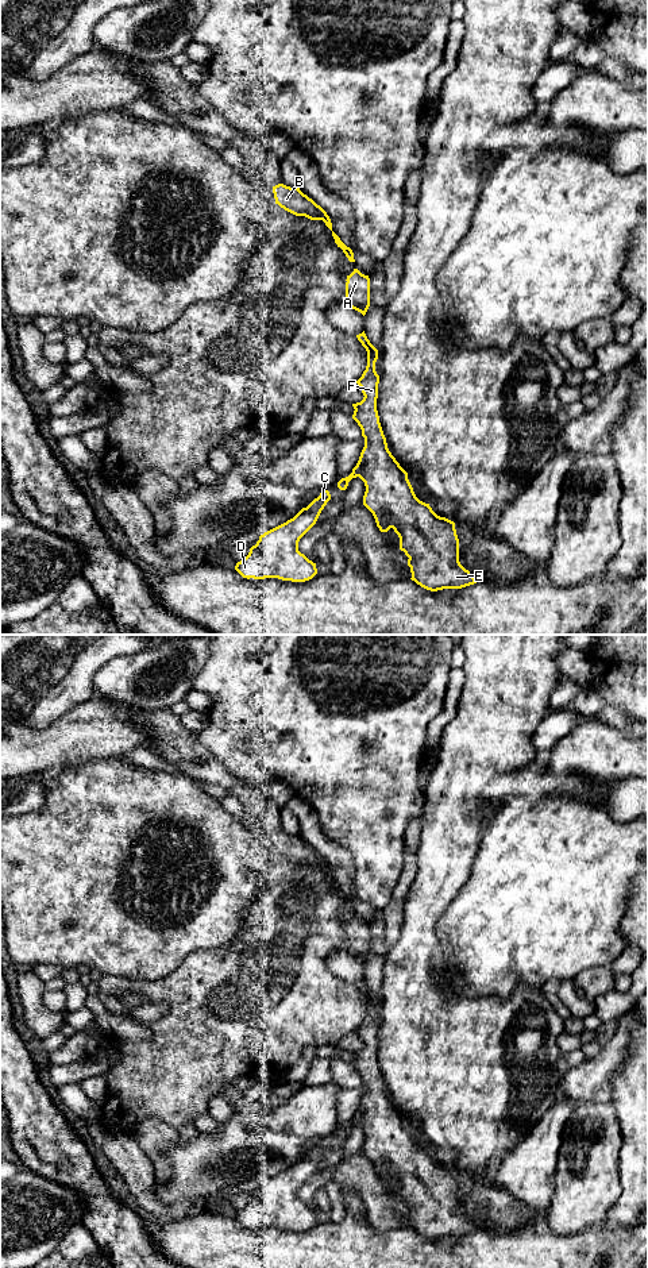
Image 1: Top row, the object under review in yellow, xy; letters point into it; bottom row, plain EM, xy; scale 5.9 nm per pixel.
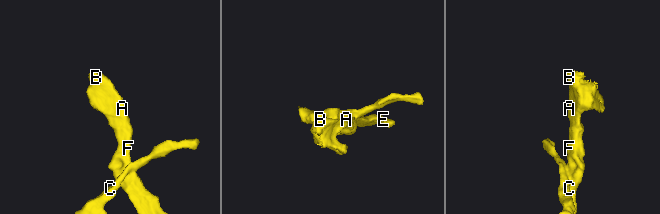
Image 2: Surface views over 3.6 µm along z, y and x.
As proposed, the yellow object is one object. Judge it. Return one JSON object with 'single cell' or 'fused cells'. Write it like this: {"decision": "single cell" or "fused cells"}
{"decision": "fused cells"}

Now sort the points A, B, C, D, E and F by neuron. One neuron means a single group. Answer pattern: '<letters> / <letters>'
A B E F / C D

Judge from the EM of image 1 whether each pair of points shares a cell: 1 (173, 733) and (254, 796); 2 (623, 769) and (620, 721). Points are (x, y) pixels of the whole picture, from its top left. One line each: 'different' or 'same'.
1: same
2: different

